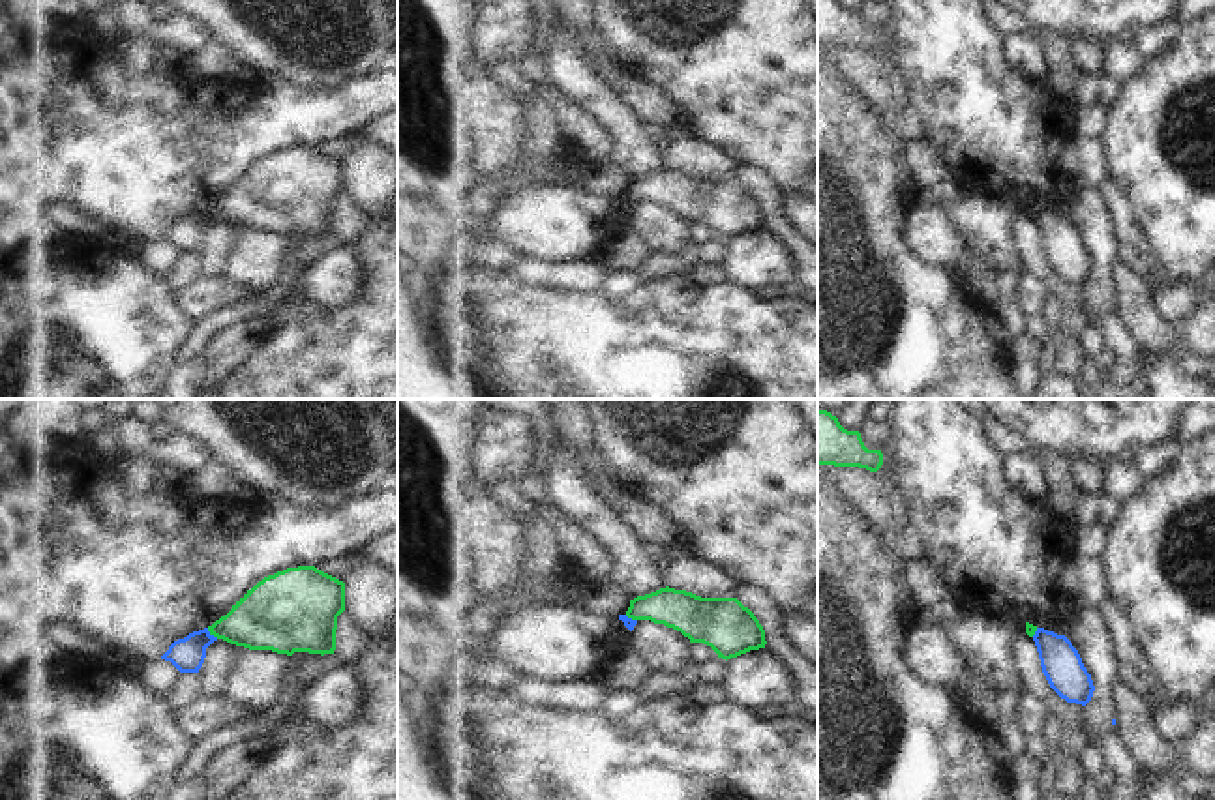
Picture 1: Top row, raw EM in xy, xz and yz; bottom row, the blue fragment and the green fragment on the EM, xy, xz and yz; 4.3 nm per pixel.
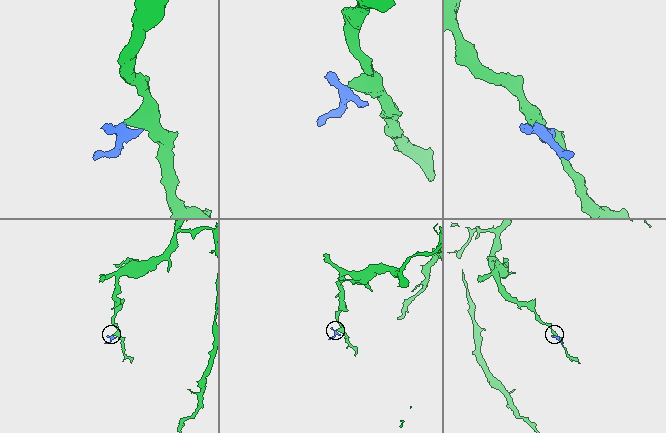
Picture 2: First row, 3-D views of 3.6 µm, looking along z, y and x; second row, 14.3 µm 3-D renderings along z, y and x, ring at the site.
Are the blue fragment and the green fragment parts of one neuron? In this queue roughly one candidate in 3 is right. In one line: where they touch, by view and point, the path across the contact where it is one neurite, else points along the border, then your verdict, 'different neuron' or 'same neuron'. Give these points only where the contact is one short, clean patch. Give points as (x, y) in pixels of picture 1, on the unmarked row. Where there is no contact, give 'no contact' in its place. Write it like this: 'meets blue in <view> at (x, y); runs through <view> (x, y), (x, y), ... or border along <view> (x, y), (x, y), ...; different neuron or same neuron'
meets blue in xy at (212, 216); border along xy (207, 208), (218, 218); different neuron

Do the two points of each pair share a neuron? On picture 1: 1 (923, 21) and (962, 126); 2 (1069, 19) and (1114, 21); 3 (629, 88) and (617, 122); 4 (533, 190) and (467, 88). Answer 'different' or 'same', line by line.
1: same
2: same
3: different
4: same

